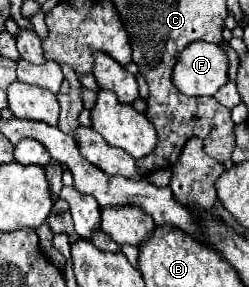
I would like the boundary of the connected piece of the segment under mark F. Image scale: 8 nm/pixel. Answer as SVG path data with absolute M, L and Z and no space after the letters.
M193 42L173 66L173 84L187 96L213 96L227 82L227 54L209 42Z

